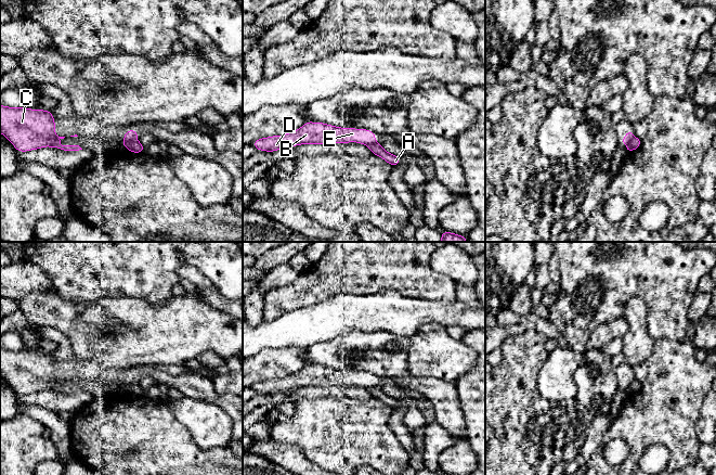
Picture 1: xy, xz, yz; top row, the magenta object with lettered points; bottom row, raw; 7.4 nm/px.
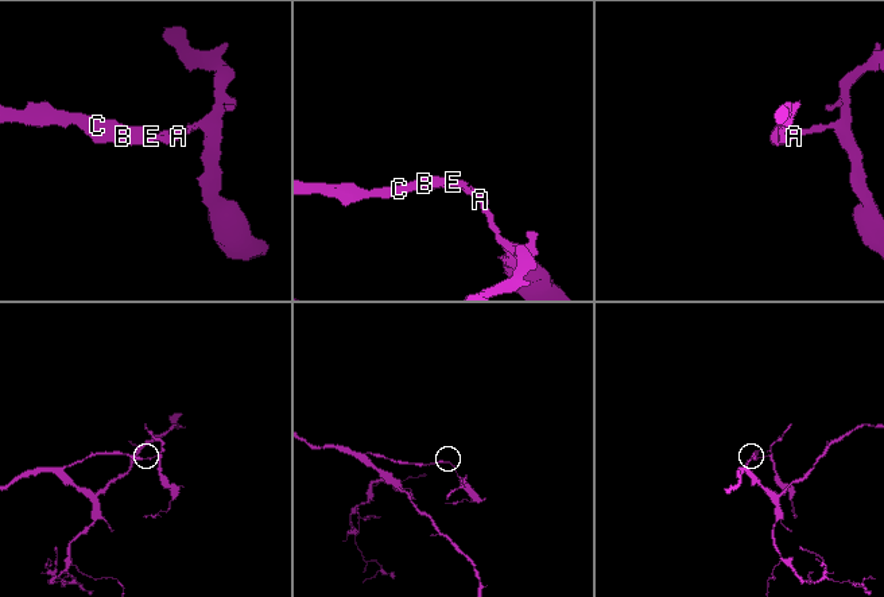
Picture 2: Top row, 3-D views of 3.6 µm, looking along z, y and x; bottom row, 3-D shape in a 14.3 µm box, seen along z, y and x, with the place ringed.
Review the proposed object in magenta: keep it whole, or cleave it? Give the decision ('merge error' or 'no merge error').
merge error

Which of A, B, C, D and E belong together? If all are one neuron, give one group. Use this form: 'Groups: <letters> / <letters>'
Groups: A / B C D E

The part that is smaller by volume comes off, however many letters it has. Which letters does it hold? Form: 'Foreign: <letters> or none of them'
Foreign: A

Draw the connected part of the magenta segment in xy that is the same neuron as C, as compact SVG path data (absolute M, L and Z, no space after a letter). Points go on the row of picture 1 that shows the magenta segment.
M0 105L0 132L18 152L44 146L64 151L82 150L79 145L61 145L58 140L65 137L58 137L54 129L55 121L50 111Z

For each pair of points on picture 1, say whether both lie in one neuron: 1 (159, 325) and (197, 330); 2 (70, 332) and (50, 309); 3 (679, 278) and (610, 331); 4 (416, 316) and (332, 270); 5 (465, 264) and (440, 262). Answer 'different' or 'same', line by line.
1: same
2: same
3: different
4: different
5: same

